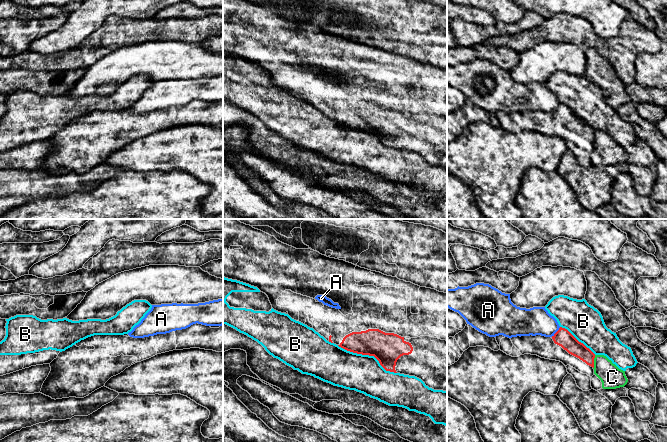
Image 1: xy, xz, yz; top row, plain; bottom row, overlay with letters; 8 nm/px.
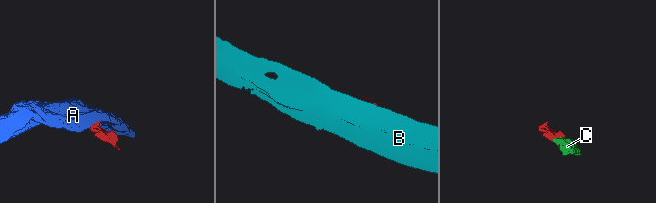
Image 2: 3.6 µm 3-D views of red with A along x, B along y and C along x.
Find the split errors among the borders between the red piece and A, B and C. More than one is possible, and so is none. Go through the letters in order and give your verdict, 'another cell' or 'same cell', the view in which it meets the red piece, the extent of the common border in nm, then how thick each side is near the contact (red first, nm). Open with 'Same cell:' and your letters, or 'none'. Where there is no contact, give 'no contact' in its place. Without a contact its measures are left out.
Same cell: none
A: another cell | yz | 110 nm | 140/220 nm
B: another cell | xz | 550 nm | 240/300 nm
C: another cell | yz | 110 nm | 130/180 nm

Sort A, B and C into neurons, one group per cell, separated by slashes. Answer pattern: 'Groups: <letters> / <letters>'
Groups: A / B / C

